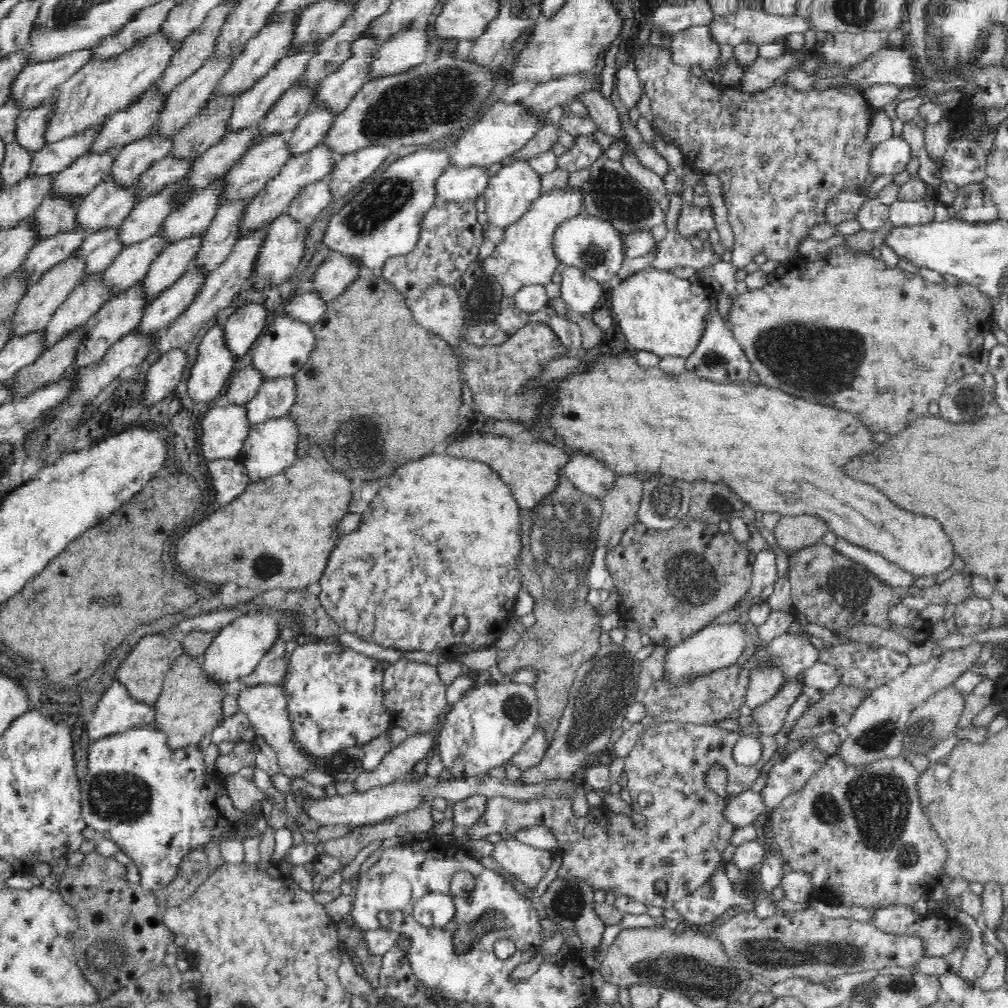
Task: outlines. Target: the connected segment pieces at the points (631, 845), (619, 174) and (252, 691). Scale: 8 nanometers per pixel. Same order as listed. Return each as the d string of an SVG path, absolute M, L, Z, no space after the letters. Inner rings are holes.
M798 678L788 679L770 702L752 709L751 716L756 728L748 726L729 731L718 727L718 725L674 721L656 722L655 726L645 727L639 734L632 750L624 756L627 788L632 798L630 810L632 810L632 814L646 816L644 828L638 828L630 816L614 812L604 804L588 805L588 810L584 810L584 814L580 814L580 810L576 810L576 802L572 801L573 798L542 796L542 798L516 799L496 796L489 798L488 808L486 808L482 818L478 820L478 824L472 828L466 828L463 832L466 832L469 838L477 840L494 833L514 835L516 832L532 826L543 826L556 838L556 845L558 845L556 852L562 857L557 877L560 881L566 883L580 881L586 887L590 887L592 892L606 892L606 895L608 892L614 892L616 898L629 897L643 904L646 908L656 906L656 908L664 908L666 911L668 908L674 907L678 900L700 890L721 869L725 869L724 850L730 845L730 840L736 834L737 828L724 815L724 810L726 810L730 800L754 786L754 780L758 778L762 766L774 756L778 748L774 736L784 726L787 711L803 691L806 690L802 686L802 681L799 681ZM746 734L756 734L762 743L760 760L749 767L739 765L732 758L736 740ZM716 761L720 761L728 769L728 786L726 786L727 795L725 797L718 796L715 792L708 790L703 781L703 774L707 766ZM658 882L662 882L666 886L664 892L656 890Z
M602 149L600 156L591 164L590 178L582 187L586 201L585 212L610 222L622 233L623 238L632 232L650 232L654 226L666 224L666 209L650 195L650 191L631 178L621 161L606 156L606 150Z
M282 683L275 685L256 685L243 687L238 707L248 714L250 723L254 727L257 735L262 735L266 743L270 744L277 752L278 768L286 776L306 776L308 772L324 772L324 774L336 774L342 772L344 766L352 762L352 748L342 747L338 749L331 757L314 757L306 749L300 747L294 725L292 725L292 711L288 707L288 693L282 687Z

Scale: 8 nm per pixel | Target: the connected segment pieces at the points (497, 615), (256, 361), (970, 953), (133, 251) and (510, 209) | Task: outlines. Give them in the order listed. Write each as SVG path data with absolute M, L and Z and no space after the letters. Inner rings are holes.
M428 454L426 457L407 462L387 477L378 490L378 496L370 502L369 508L363 513L362 524L351 533L340 537L340 542L332 550L326 570L319 581L320 602L324 605L329 618L332 618L340 629L362 635L368 642L378 643L385 649L395 648L404 652L415 650L425 653L437 652L443 657L452 658L495 646L500 634L510 626L510 618L515 615L514 604L516 604L517 594L522 588L522 571L518 566L522 564L520 556L524 548L524 543L522 543L524 516L525 512L520 509L508 483L502 479L500 473L486 463L457 458L450 454ZM460 615L468 620L468 628L463 634L456 634L453 632L452 622Z
M280 313L267 328L250 350L252 365L263 372L265 379L290 376L302 370L316 346L316 333L310 323L288 313Z
M959 908L957 920L963 927L968 926L971 932L967 946L965 947L965 954L961 962L958 976L964 978L968 983L976 983L978 977L989 965L990 956L987 954L986 948L984 948L985 942L982 938L982 931L976 925L976 919L966 914L962 908Z
M158 231L140 242L125 246L116 260L102 273L104 283L112 287L114 296L135 282L144 281L152 262L169 243L168 237Z
M514 160L510 165L499 169L490 178L490 186L484 192L485 212L489 222L498 228L512 226L514 222L518 222L530 210L532 202L544 194L542 178L543 176L540 176L526 161Z

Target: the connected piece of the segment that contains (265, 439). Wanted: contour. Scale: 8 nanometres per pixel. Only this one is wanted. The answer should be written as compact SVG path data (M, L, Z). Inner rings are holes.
M289 416L273 418L252 425L249 438L246 440L245 447L242 448L239 457L242 463L246 465L246 471L248 471L252 482L257 481L259 478L282 474L284 470L290 468L300 458L298 456L299 441L298 423L290 419Z

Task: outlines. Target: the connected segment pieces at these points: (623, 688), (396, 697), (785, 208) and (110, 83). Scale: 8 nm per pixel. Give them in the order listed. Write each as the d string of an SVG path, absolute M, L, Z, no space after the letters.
M614 642L601 645L590 660L578 667L566 708L557 729L551 734L548 748L538 764L521 769L520 782L536 786L552 780L572 780L590 754L602 757L612 732L621 728L626 708L635 702L639 672L640 660L634 656L634 649Z
M404 658L391 663L384 672L382 692L383 703L391 715L392 724L400 726L409 735L437 732L450 708L445 699L446 687L435 665L409 662Z
M650 39L635 46L634 52L634 68L642 90L648 95L650 101L651 121L653 121L654 130L657 134L661 134L666 142L676 144L677 149L683 154L684 164L688 164L692 170L698 170L705 174L716 176L722 187L722 195L727 206L727 217L734 231L734 245L730 260L738 265L738 270L750 264L757 254L764 252L770 260L783 263L788 260L794 261L800 256L800 245L808 240L808 234L812 228L820 226L820 224L828 223L828 204L832 198L839 196L840 192L852 190L860 183L866 182L866 178L872 175L870 162L872 162L872 152L874 152L875 144L868 139L868 128L872 117L876 113L876 109L864 98L860 89L845 84L839 88L826 90L801 91L786 81L786 74L780 76L774 86L760 92L742 92L737 86L724 86L724 84L716 84L705 74L702 76L694 76L690 69L685 69L680 63L674 63L672 57L672 47L670 44L665 45L661 41L659 45L653 44Z
M160 30L136 42L130 50L104 60L93 60L82 66L70 80L57 89L56 114L50 120L46 142L54 142L87 129L90 125L100 125L110 114L123 111L144 91L148 91L168 68L172 58L181 46L173 42L170 35Z

